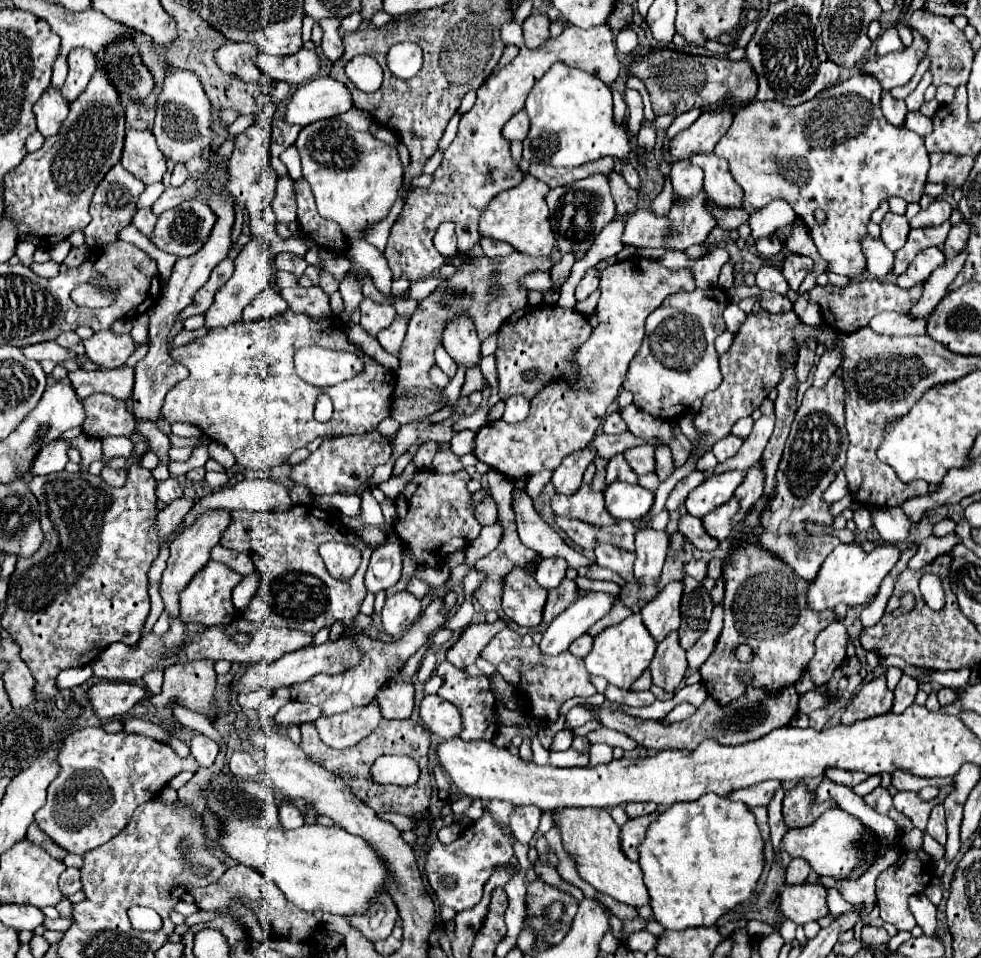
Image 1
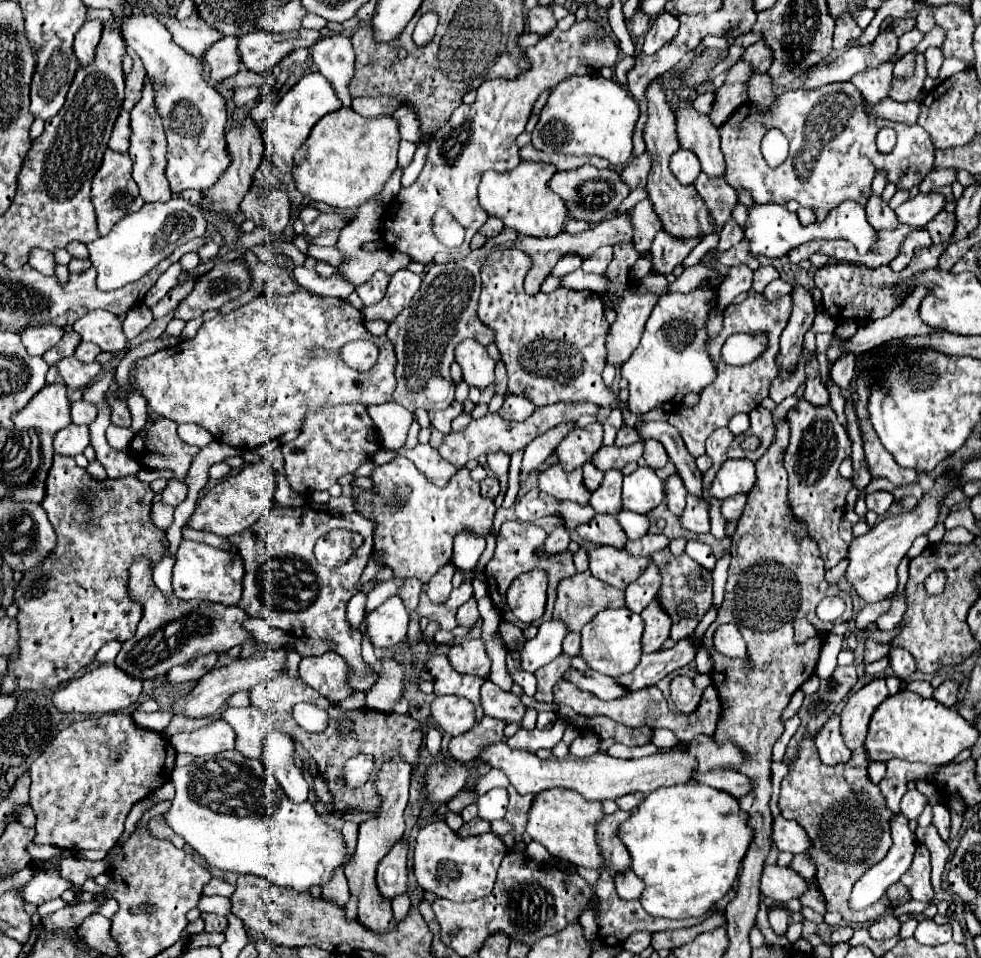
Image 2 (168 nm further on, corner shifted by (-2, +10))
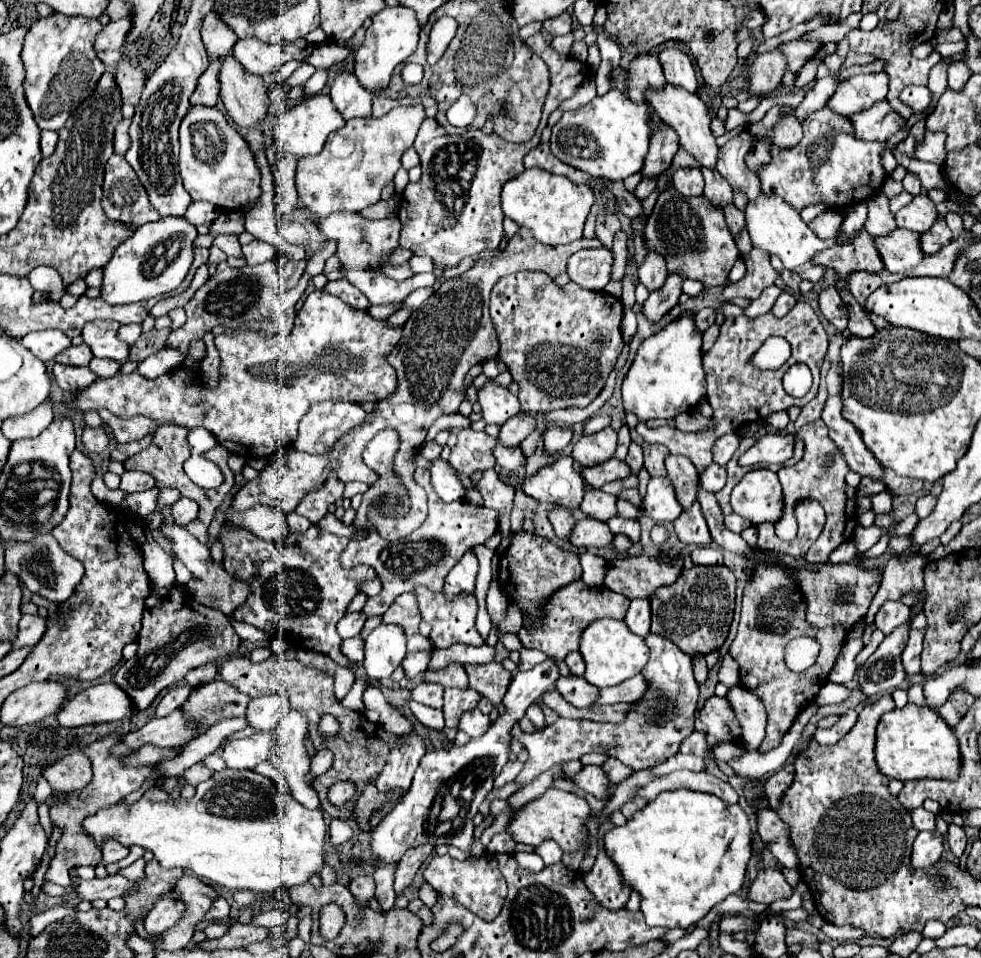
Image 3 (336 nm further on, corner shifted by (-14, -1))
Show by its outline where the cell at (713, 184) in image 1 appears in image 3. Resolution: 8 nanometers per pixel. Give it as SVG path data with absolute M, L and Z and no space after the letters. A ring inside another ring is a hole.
M666 85L662 91L656 91L656 93L648 91L646 97L652 103L656 115L660 115L662 123L666 123L668 127L672 127L678 133L680 147L686 149L702 167L716 169L720 147L716 145L716 137L714 137L714 133L710 129L712 117L708 113L708 107L702 103L702 99L698 95L682 91L680 87L674 87L674 85Z

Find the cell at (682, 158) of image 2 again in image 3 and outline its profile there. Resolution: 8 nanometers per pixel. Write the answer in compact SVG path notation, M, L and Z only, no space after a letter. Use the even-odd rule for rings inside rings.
M688 167L688 169L678 169L674 173L674 187L686 195L686 197L694 197L694 195L702 195L704 191L704 177L702 171L698 167Z

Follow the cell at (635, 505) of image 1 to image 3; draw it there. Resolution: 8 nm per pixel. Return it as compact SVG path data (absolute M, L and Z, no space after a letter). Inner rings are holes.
M650 477L642 499L642 515L654 521L674 521L682 513L668 477Z

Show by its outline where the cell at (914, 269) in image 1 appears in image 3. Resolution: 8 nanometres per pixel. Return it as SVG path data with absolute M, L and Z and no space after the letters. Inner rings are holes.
M896 229L886 237L878 237L878 251L882 251L882 261L892 273L908 271L924 259L920 235L906 229Z

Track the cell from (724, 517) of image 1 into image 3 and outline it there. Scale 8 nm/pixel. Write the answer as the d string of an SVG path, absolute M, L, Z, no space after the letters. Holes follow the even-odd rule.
M696 501L690 509L682 511L678 519L674 519L676 535L686 545L710 545L712 537L706 527L706 519L702 515L700 503Z

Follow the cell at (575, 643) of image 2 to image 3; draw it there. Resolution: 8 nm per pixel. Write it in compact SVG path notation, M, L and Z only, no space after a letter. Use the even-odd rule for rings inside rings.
M574 651L574 653L570 653L566 659L566 665L570 667L570 671L574 673L574 675L584 675L584 659L582 659L582 655L580 655L580 651Z

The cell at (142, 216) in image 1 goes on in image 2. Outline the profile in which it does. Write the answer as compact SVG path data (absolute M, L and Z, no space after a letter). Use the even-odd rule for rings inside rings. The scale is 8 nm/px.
M150 78L144 82L142 98L136 102L136 106L130 112L130 148L128 156L132 160L132 178L138 184L140 196L144 202L166 202L172 198L170 184L166 180L166 134L162 126L162 118L154 104L154 84Z

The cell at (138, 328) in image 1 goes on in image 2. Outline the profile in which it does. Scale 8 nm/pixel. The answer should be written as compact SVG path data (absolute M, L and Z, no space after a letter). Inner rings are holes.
M130 392L130 396L128 396L126 402L128 402L130 414L132 414L132 426L130 426L130 430L136 434L146 424L146 400L138 392Z

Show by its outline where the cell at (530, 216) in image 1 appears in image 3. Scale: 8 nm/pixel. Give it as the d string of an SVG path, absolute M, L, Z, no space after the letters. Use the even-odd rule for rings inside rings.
M526 169L502 187L502 211L508 219L532 231L534 239L546 245L564 245L582 237L584 221L594 203L594 191L568 177L542 169Z

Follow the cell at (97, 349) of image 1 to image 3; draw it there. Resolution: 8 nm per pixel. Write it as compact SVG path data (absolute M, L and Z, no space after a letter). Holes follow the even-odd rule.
M90 321L82 329L84 343L92 349L94 357L114 359L124 363L130 355L130 345L118 339L118 323L116 321Z

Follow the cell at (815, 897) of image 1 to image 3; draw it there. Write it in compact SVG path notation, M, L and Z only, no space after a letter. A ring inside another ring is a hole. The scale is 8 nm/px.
M760 869L758 877L750 885L750 899L756 903L774 903L778 899L786 899L794 893L794 889L784 879L782 871L776 869Z

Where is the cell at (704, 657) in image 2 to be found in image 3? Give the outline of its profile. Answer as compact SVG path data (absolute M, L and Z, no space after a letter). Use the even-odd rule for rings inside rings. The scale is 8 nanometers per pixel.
M724 655L722 663L720 663L720 669L718 669L718 681L724 683L726 687L738 685L738 663L736 663L730 655Z

